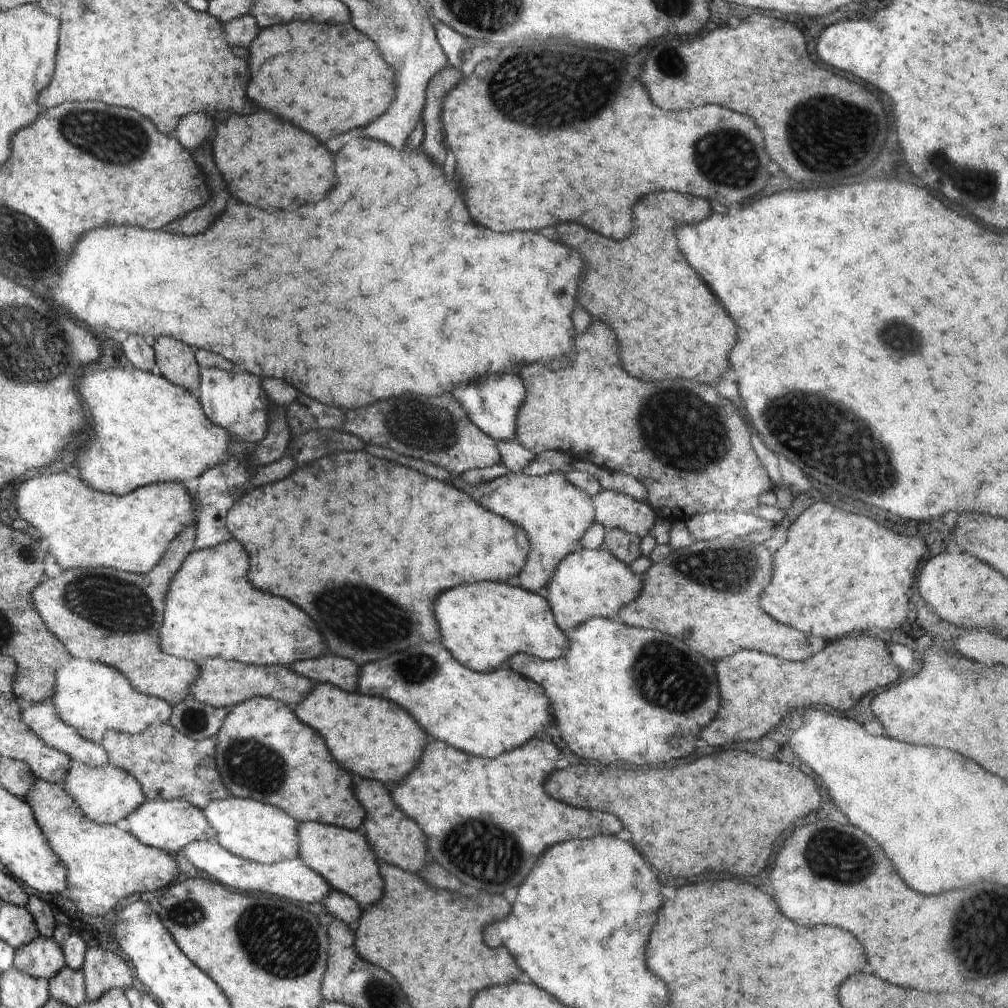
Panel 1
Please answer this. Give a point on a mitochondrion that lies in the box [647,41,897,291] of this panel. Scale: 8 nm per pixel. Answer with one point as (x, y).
(823, 133)

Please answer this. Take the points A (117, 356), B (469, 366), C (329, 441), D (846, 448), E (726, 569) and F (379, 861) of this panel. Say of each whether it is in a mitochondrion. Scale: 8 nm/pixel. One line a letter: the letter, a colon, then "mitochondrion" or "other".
A: other
B: other
C: mitochondrion
D: mitochondrion
E: mitochondrion
F: other

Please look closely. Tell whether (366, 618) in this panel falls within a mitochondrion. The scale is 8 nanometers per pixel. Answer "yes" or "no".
yes

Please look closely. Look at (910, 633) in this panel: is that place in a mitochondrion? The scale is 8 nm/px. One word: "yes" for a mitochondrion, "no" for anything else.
no

